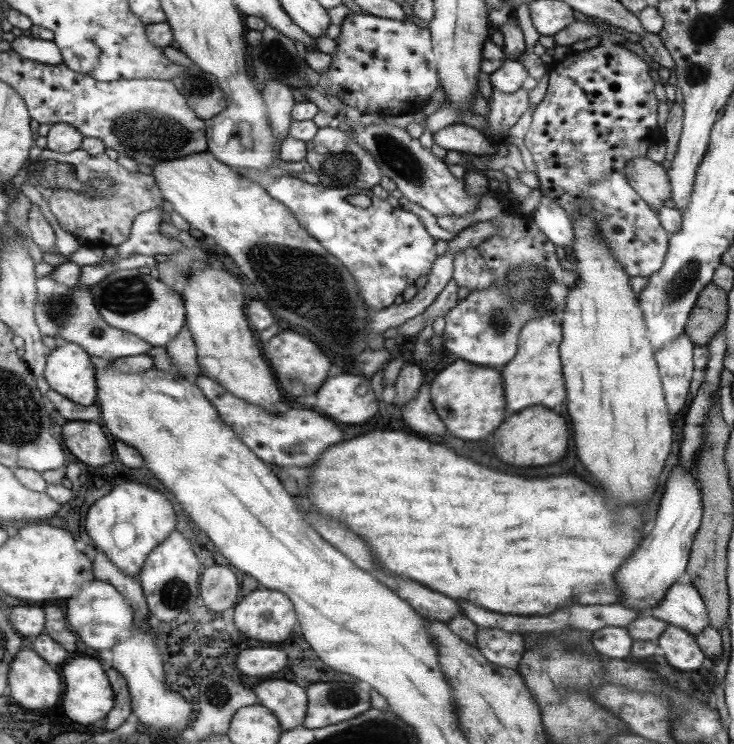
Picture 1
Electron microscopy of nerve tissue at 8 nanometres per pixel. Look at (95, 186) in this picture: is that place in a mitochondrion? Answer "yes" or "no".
yes

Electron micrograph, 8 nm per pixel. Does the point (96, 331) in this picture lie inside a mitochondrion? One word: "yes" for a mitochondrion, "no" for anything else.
yes

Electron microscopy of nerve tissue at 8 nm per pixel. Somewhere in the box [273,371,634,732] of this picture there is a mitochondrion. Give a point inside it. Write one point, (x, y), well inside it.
(342, 696)

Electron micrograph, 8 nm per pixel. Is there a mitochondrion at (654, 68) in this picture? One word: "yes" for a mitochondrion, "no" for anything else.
no

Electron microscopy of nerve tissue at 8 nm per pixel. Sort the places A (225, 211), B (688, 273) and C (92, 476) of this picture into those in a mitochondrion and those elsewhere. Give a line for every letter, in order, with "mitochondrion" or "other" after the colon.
A: other
B: mitochondrion
C: other

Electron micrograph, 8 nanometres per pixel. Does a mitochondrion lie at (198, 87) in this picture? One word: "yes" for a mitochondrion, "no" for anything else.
yes

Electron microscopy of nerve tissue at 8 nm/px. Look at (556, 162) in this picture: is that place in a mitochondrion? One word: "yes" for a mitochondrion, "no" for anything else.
no

